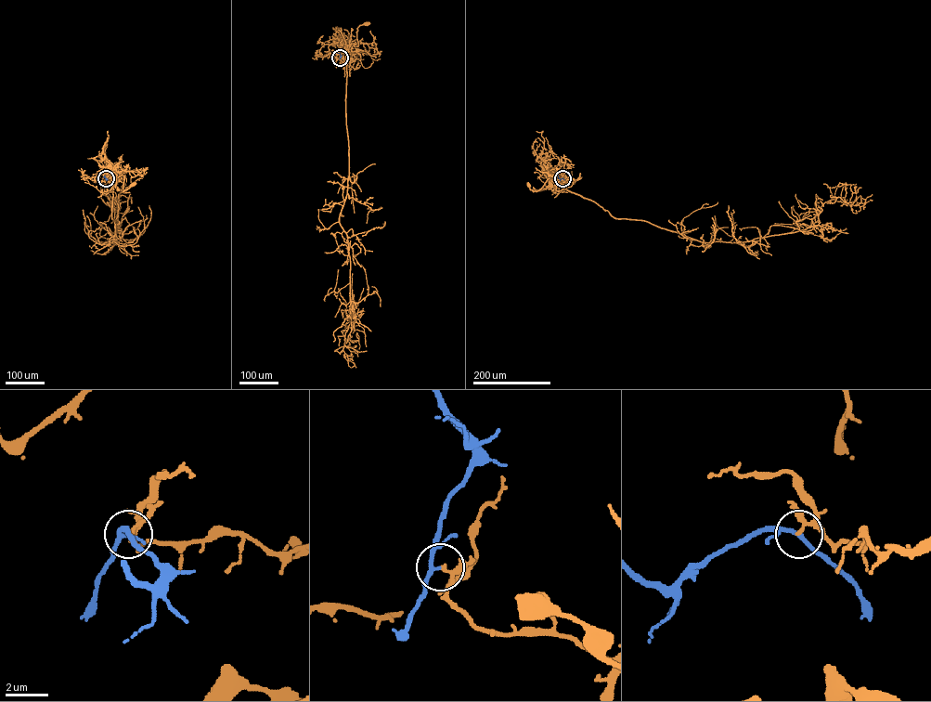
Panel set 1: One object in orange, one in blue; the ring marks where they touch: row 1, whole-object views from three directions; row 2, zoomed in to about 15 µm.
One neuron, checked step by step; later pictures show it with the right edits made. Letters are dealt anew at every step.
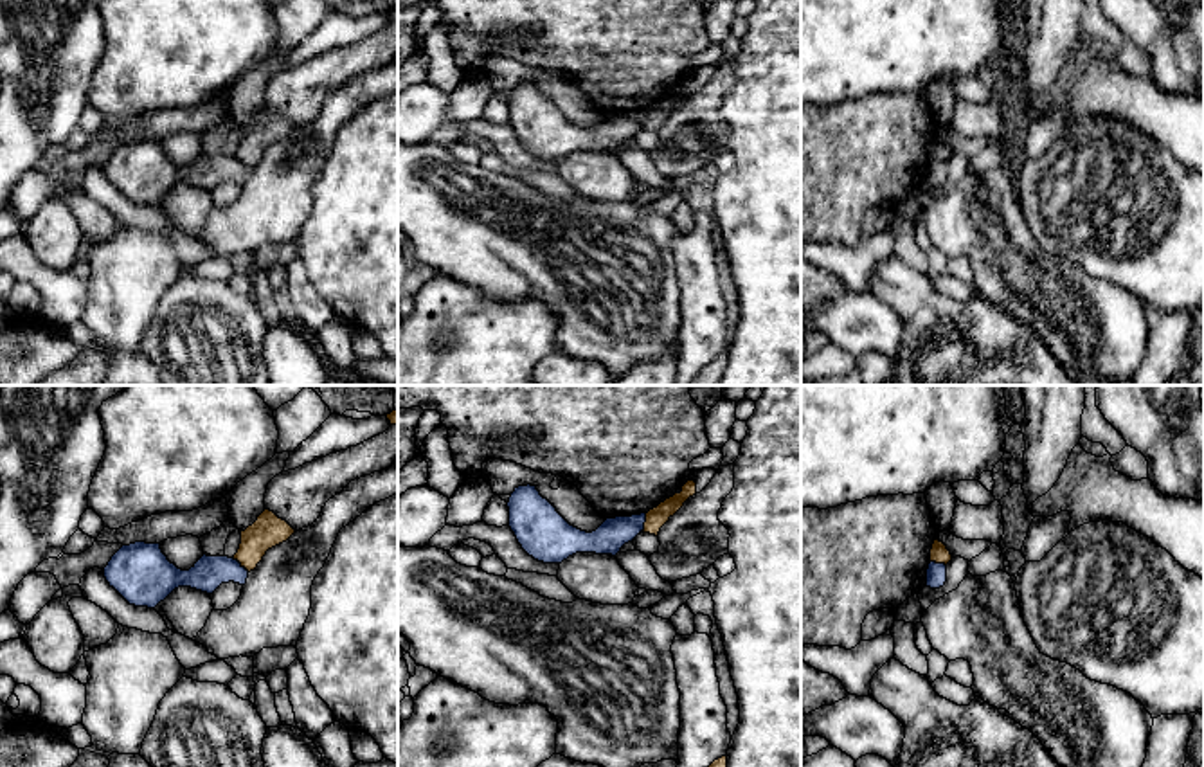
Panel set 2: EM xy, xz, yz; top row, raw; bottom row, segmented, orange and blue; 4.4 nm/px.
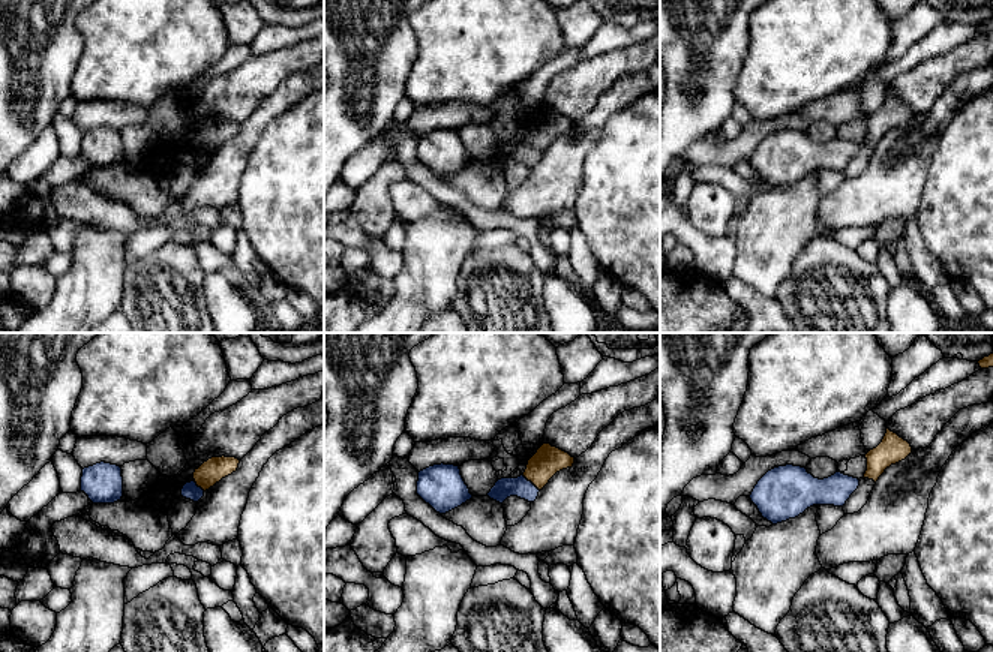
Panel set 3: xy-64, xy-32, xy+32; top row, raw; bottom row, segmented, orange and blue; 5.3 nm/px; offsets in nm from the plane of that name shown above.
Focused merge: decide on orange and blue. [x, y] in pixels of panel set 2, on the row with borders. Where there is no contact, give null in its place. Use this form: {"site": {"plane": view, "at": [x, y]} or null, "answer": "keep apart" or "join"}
{"site": {"plane": "xy", "at": [242, 564]}, "answer": "keep apart"}

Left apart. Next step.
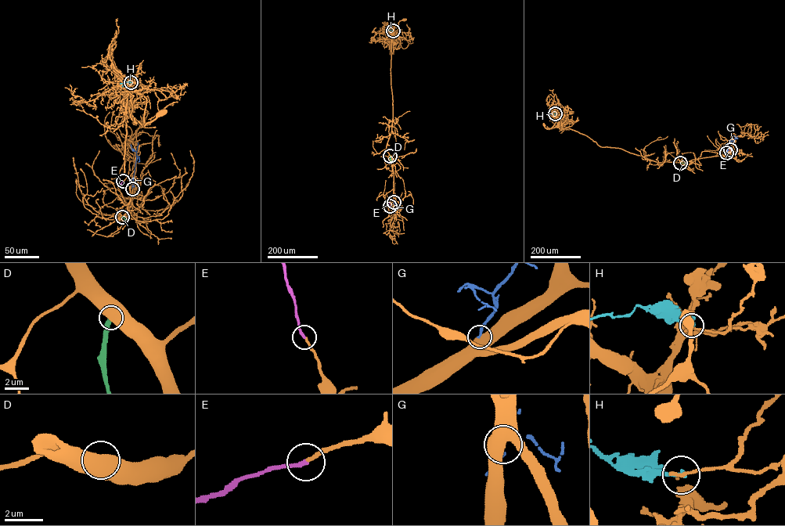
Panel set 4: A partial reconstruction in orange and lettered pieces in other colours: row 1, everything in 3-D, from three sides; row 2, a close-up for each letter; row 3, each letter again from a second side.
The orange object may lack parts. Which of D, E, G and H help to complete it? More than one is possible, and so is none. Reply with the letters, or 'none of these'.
E

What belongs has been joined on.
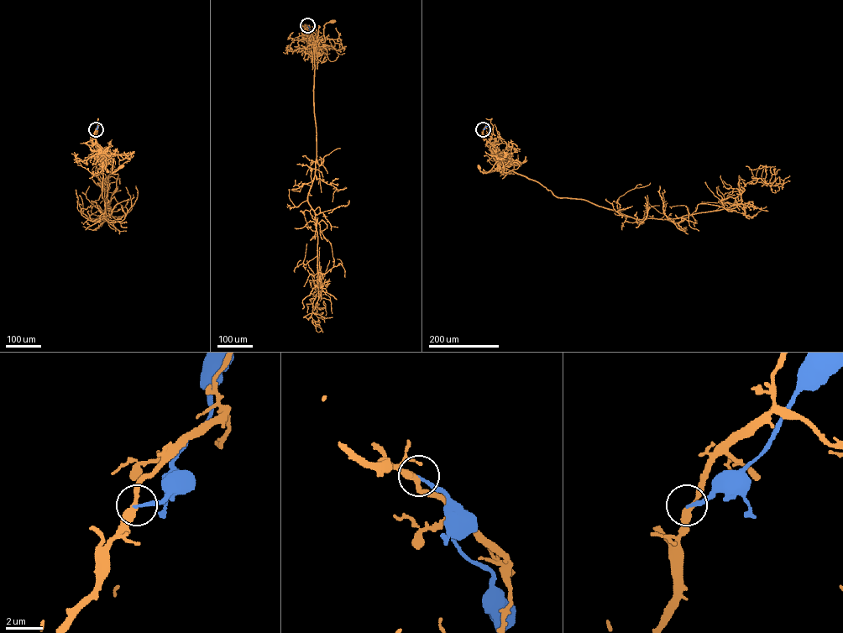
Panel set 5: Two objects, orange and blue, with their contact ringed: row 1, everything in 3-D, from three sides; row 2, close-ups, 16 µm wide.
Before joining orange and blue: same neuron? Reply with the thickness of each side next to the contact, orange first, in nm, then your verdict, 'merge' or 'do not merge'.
calibres 320 and 170 nm; do not merge

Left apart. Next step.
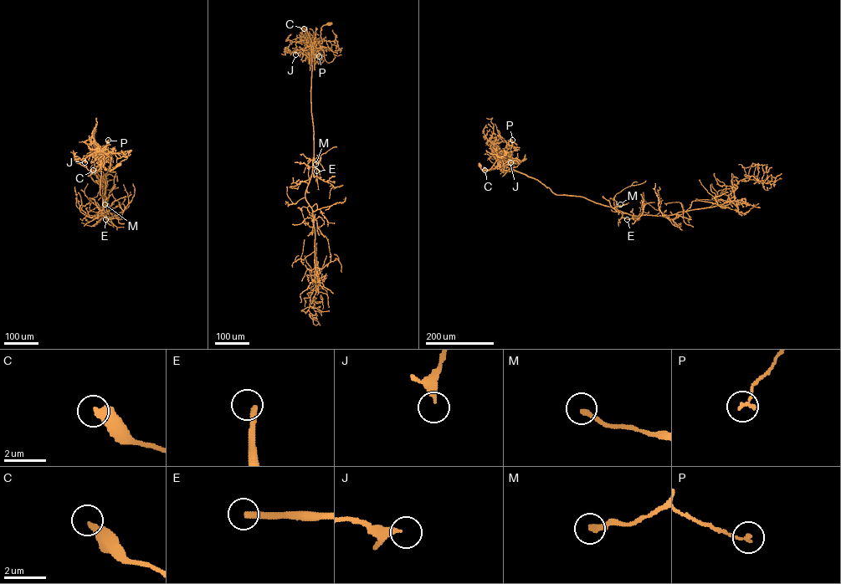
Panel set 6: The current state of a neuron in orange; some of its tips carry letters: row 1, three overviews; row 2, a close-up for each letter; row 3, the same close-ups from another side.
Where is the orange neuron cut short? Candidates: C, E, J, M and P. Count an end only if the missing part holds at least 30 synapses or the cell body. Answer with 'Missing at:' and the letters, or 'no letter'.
Missing at: E

